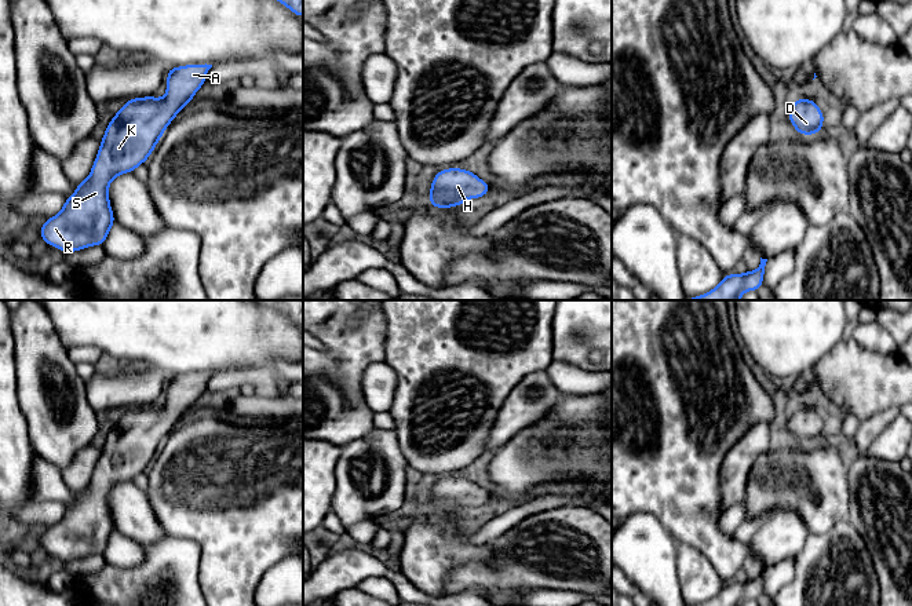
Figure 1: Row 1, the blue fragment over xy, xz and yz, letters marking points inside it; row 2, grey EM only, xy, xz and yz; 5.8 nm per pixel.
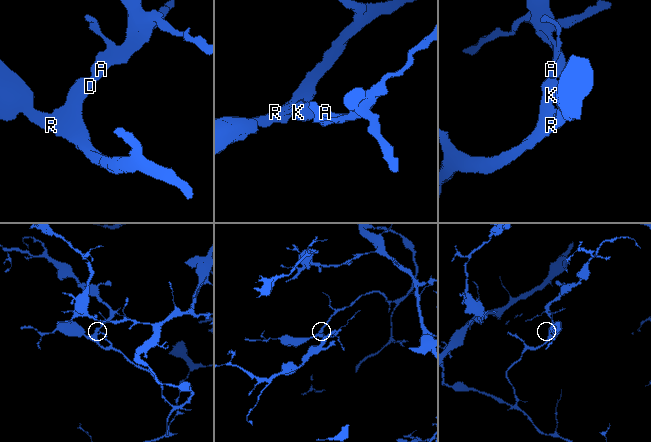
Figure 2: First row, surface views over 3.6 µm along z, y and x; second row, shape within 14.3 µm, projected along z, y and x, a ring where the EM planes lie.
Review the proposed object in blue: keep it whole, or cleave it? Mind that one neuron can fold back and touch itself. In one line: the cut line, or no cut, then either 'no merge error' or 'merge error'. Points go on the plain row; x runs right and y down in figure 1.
no cut; no merge error

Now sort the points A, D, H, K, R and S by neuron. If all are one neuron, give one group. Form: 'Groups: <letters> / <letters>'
Groups: A D H K R S

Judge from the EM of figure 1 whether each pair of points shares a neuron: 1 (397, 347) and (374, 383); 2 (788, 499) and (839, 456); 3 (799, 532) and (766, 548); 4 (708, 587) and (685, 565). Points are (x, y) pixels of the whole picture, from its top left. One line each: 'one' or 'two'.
1: two
2: one
3: one
4: one

